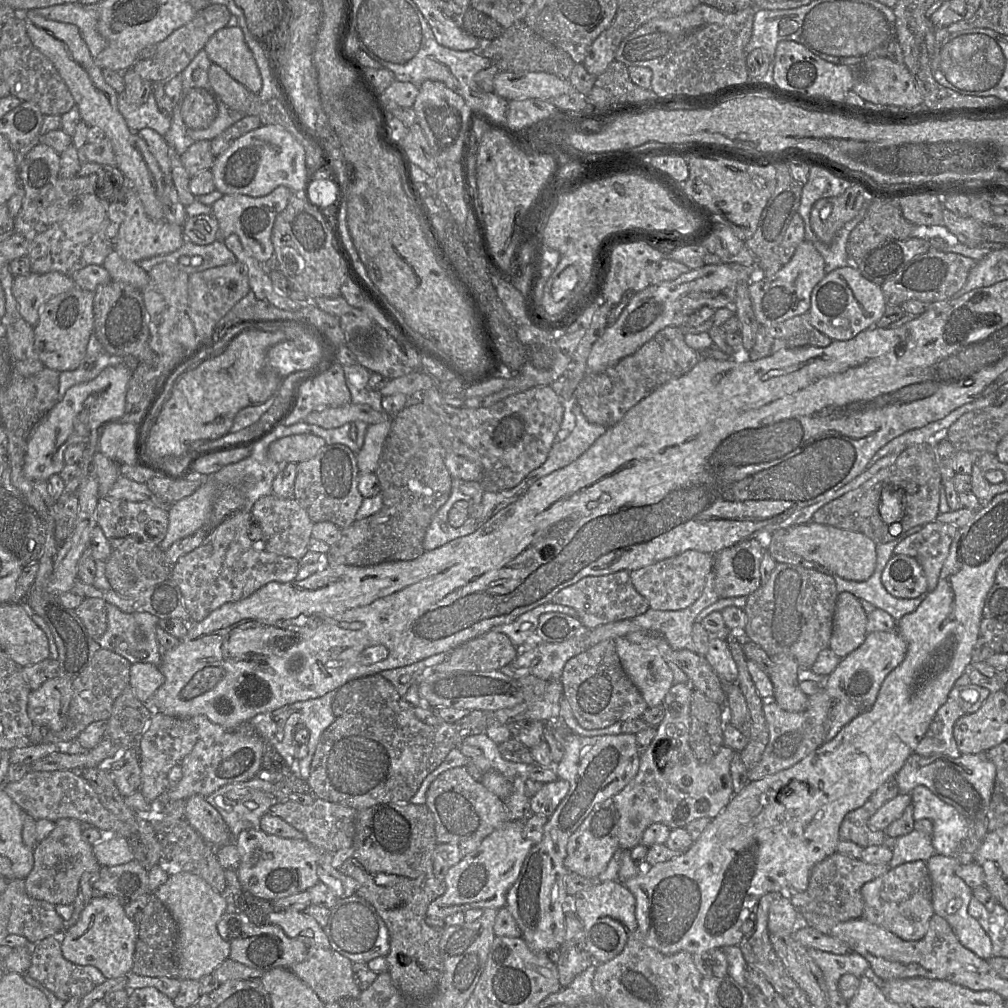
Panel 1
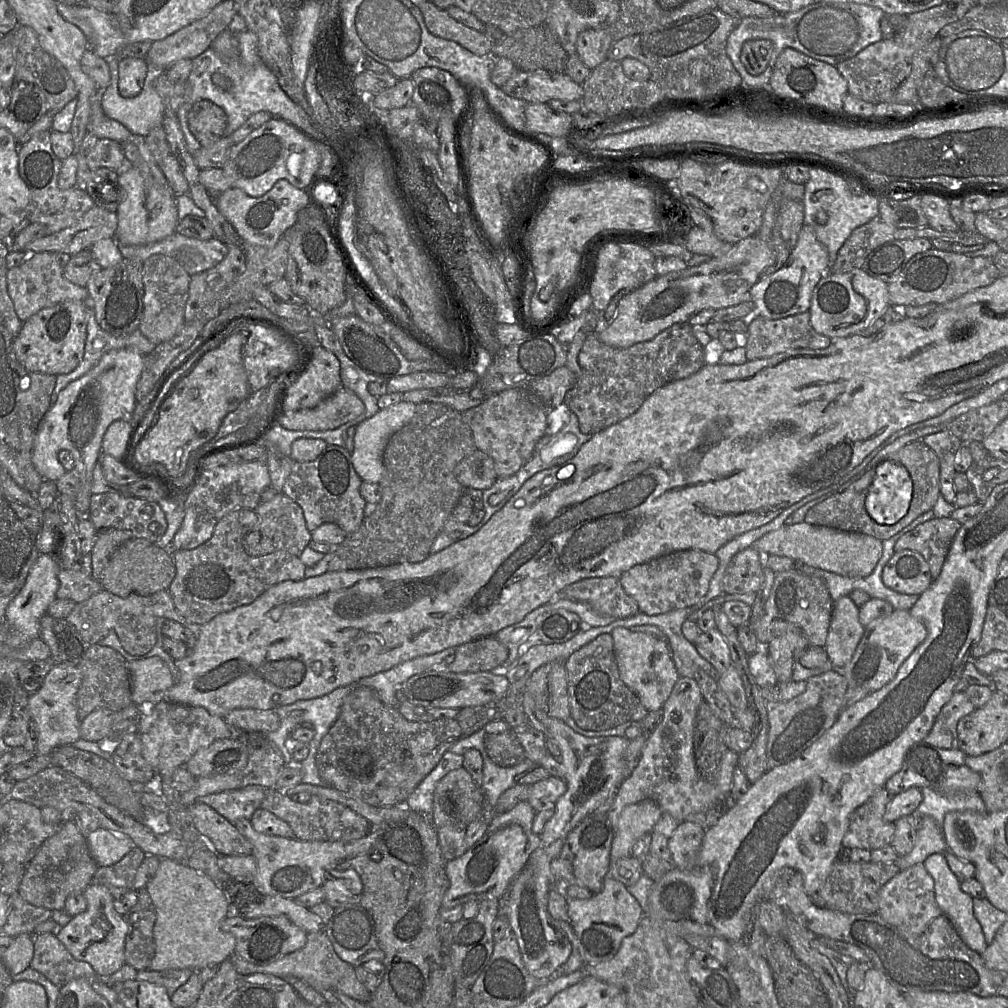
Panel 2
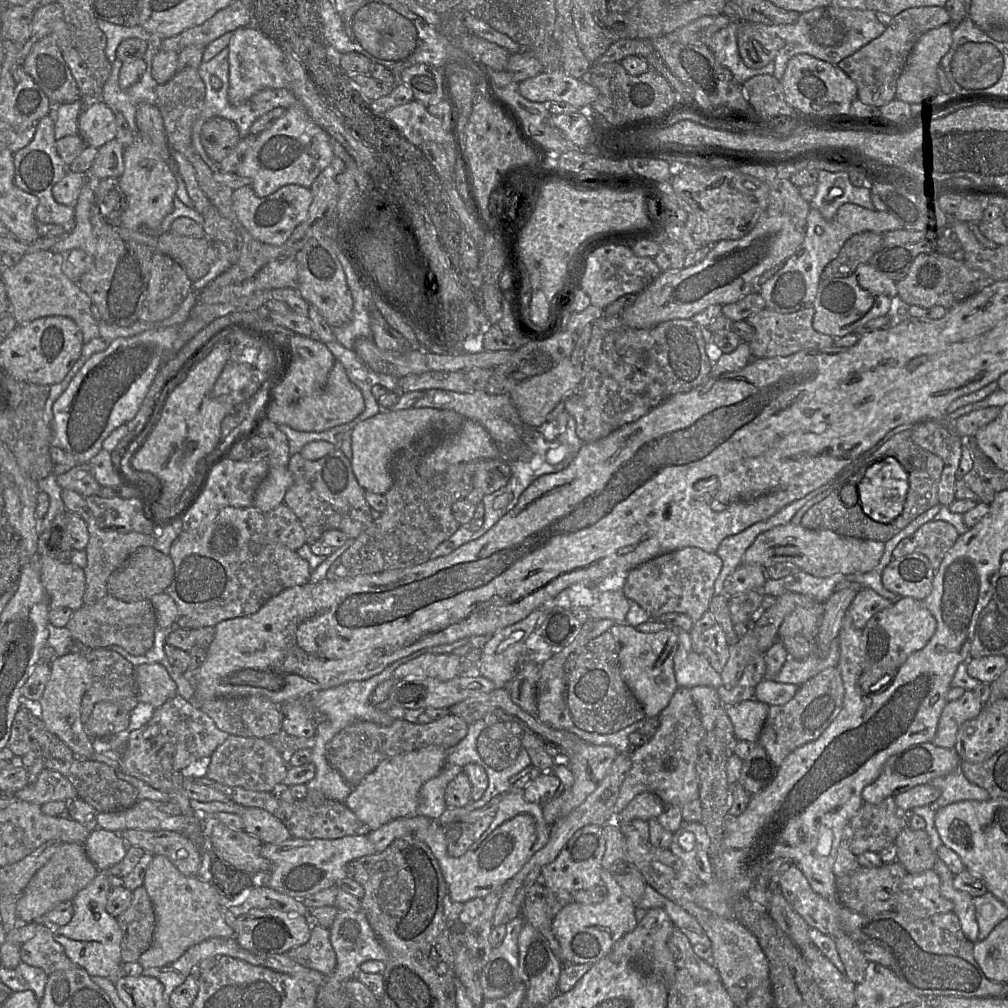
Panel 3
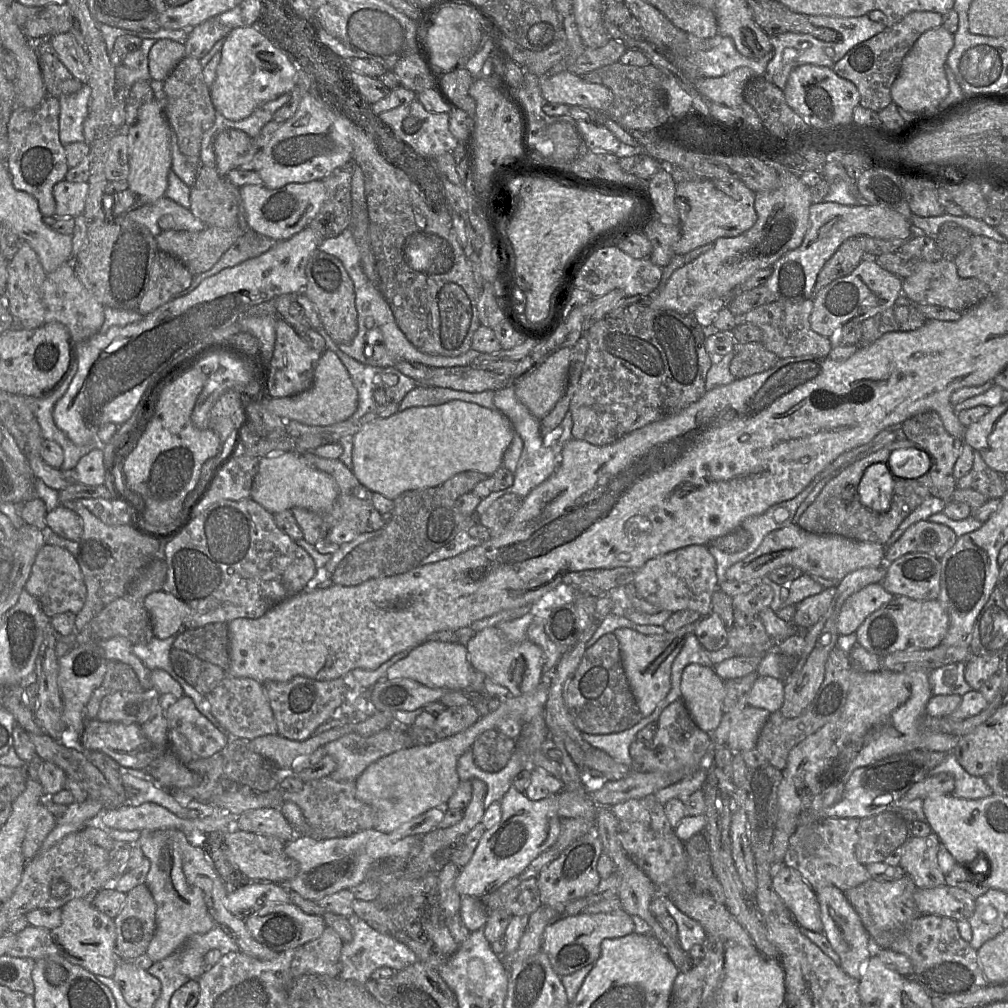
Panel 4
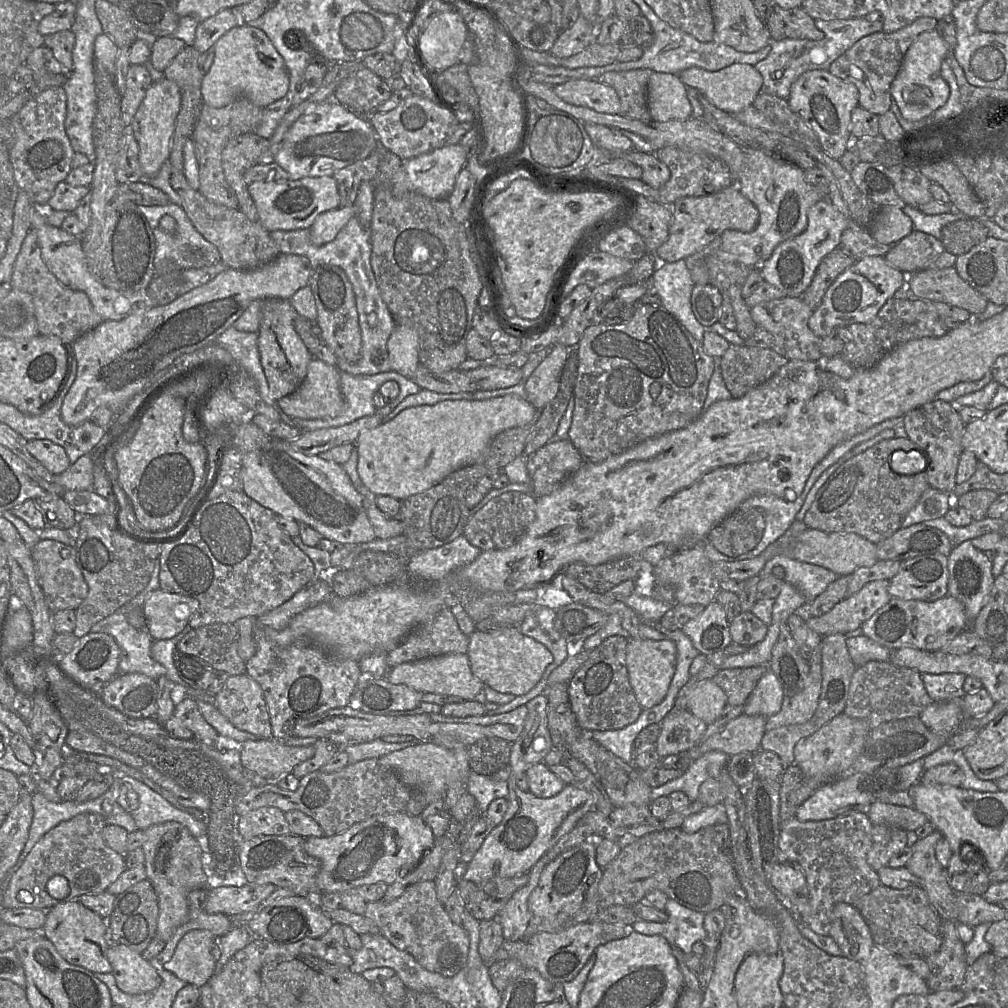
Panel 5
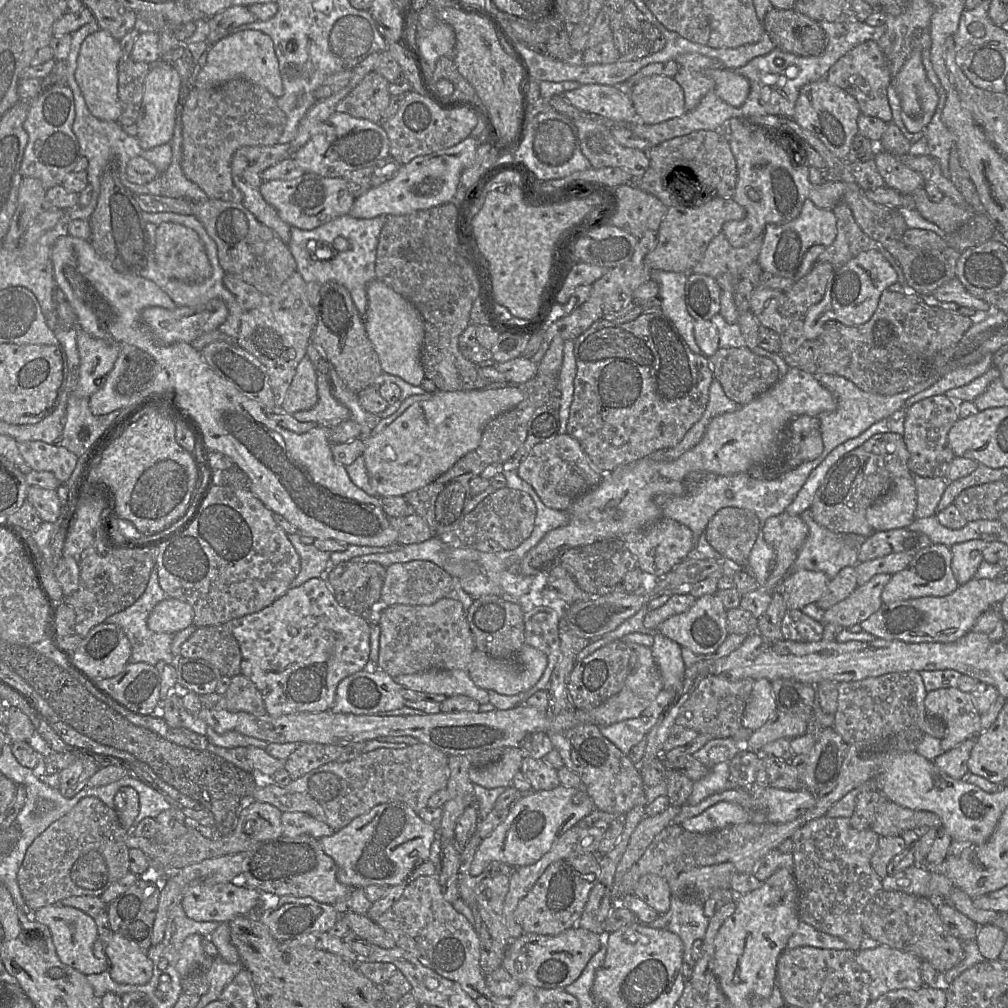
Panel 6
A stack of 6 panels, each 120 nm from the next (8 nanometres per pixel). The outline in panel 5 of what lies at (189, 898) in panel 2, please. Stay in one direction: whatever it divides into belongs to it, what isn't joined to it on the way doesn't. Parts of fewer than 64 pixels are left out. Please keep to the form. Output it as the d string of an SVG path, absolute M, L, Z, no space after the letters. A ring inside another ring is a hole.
M168 821L145 831L146 840L141 848L145 855L146 879L152 883L159 905L156 937L167 943L175 930L188 920L188 894L195 889L206 889L203 865L208 863L200 841L182 824Z

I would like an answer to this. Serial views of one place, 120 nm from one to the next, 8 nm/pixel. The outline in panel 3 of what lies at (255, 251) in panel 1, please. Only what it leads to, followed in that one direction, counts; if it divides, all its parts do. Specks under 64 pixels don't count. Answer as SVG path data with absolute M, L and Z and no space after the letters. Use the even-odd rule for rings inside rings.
M288 184L271 195L258 197L251 186L243 186L233 191L233 209L247 231L258 241L281 246L291 236L294 229L306 220L313 201L310 188Z

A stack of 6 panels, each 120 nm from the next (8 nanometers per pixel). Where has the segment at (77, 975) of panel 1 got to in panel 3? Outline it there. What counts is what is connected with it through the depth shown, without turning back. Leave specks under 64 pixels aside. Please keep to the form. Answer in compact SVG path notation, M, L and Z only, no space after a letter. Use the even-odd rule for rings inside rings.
M40 924L34 937L20 949L22 962L41 968L47 975L78 967L68 958L63 946L53 939L52 929L49 924Z

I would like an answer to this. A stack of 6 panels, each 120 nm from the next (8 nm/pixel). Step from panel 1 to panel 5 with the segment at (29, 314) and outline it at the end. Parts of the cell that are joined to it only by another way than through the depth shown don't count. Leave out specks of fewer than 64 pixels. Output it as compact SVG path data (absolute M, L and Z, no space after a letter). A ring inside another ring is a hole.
M30 229L27 233L16 258L12 274L12 289L32 296L39 334L57 336L66 346L72 345L77 338L103 322L84 292L63 286L49 271L43 261L34 229Z

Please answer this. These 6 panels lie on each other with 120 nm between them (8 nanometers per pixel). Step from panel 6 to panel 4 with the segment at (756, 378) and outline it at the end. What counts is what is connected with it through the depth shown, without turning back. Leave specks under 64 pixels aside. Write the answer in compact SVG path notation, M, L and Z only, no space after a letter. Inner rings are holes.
M762 342L736 343L729 370L735 379L743 379L769 370L779 360Z

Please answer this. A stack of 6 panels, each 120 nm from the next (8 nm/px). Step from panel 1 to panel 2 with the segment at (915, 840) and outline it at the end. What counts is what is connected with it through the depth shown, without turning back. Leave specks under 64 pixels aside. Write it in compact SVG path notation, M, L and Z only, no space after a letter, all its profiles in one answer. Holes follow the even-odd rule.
M922 816L923 826L917 831L915 845L911 852L904 856L898 856L896 865L900 870L905 870L918 863L924 863L932 854L944 853L947 845L941 828L931 816Z

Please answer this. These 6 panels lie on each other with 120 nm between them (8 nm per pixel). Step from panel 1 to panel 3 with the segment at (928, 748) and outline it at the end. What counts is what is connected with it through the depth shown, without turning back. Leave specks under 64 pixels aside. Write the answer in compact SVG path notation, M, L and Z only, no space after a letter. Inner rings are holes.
M968 690L959 699L947 702L941 712L932 743L937 747L954 749L959 728L964 722L976 717L983 707L973 691Z

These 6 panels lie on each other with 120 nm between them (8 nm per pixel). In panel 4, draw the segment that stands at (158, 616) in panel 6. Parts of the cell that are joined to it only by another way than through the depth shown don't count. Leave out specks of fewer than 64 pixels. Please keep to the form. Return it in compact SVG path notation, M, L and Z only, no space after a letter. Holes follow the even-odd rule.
M164 591L147 595L144 606L149 613L154 637L164 640L179 631L189 615L189 607Z

